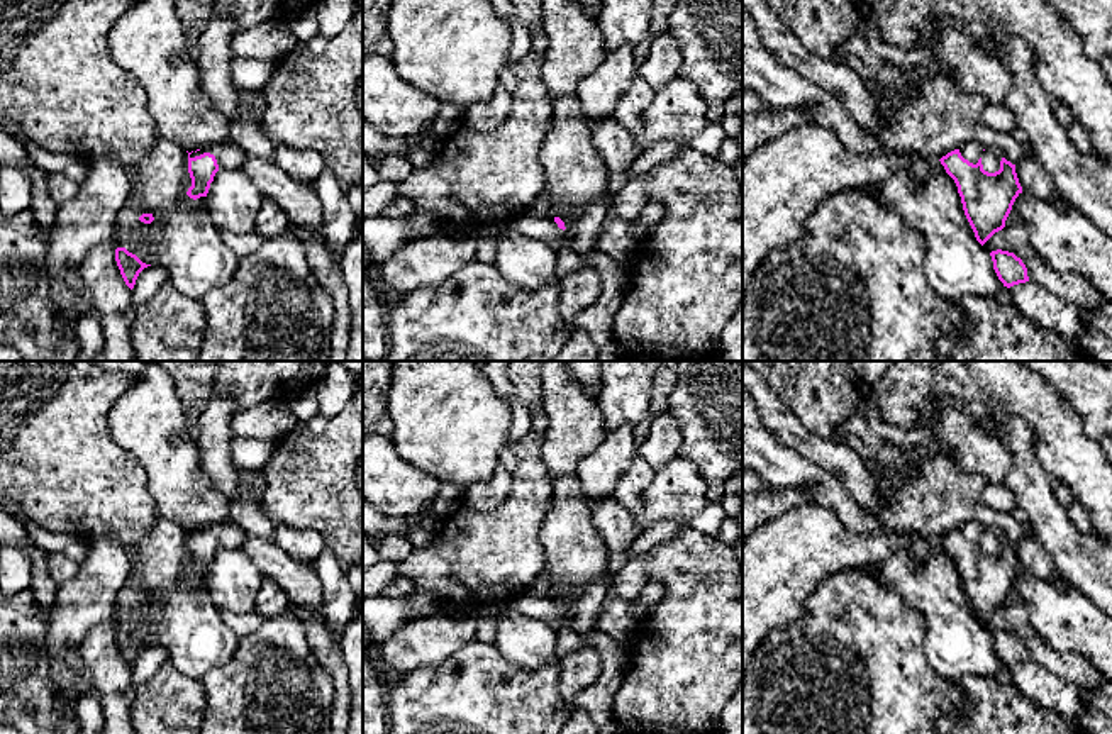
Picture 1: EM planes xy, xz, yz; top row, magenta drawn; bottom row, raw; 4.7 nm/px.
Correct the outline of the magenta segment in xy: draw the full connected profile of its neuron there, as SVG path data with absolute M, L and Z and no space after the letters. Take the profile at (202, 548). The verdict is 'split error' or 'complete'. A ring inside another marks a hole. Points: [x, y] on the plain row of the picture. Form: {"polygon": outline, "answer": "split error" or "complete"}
{"polygon": "M231 519L188 532L188 553L192 566L186 575L193 580L207 576L210 563L220 548L239 548L246 532Z", "answer": "split error"}

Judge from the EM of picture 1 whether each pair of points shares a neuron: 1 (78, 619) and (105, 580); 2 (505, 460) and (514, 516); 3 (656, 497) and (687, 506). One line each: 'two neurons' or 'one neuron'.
1: one neuron
2: two neurons
3: one neuron

